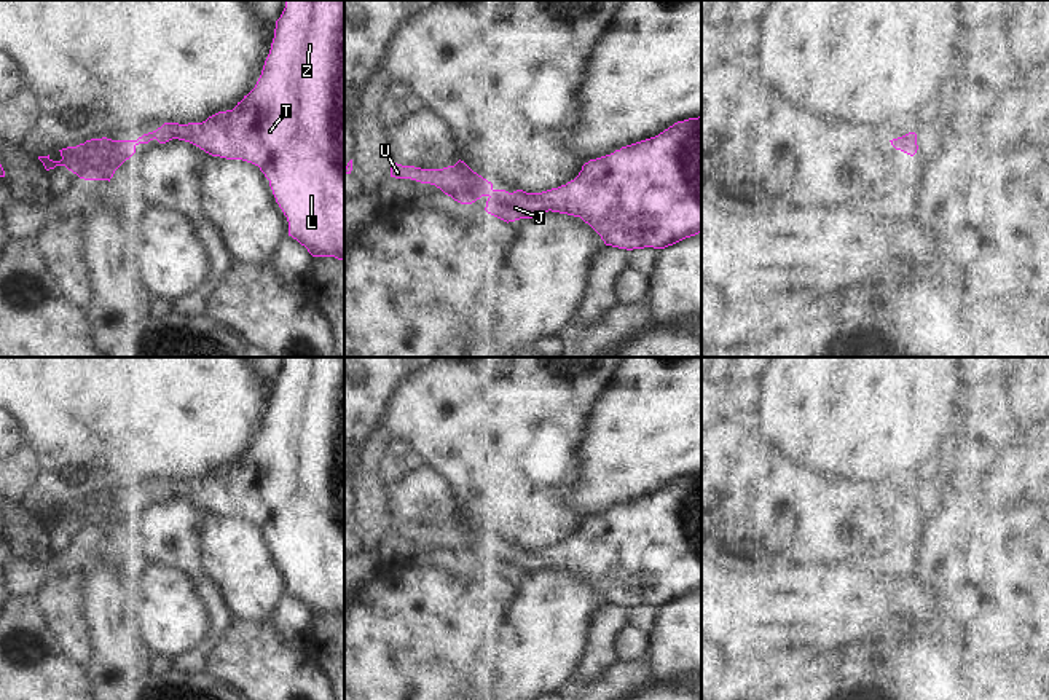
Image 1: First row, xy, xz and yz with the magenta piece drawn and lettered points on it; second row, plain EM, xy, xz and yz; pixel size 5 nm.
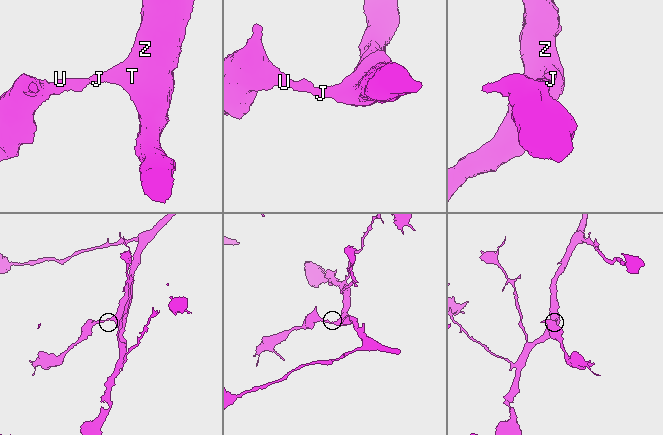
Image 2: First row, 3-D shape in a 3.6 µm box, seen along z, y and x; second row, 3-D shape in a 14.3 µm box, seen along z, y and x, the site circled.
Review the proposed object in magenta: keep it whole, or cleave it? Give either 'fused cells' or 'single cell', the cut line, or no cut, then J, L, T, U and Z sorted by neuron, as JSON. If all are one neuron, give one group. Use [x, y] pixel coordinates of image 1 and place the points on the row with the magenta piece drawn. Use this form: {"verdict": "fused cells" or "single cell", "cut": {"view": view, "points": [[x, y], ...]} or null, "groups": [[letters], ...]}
{"verdict": "single cell", "cut": null, "groups": [["J", "L", "T", "U", "Z"]]}

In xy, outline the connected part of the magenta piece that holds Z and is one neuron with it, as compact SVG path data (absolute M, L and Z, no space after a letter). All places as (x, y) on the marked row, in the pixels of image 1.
M285 0L276 21L274 38L255 88L233 110L218 112L202 123L164 123L137 140L91 139L77 147L59 150L62 159L38 156L45 169L65 166L84 180L108 180L136 153L139 144L156 139L190 142L212 156L242 159L260 167L269 180L276 203L289 222L289 236L312 257L344 260L344 0Z

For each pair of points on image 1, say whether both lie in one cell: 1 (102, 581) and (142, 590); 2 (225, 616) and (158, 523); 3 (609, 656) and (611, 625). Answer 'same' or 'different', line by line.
1: different
2: same
3: same

